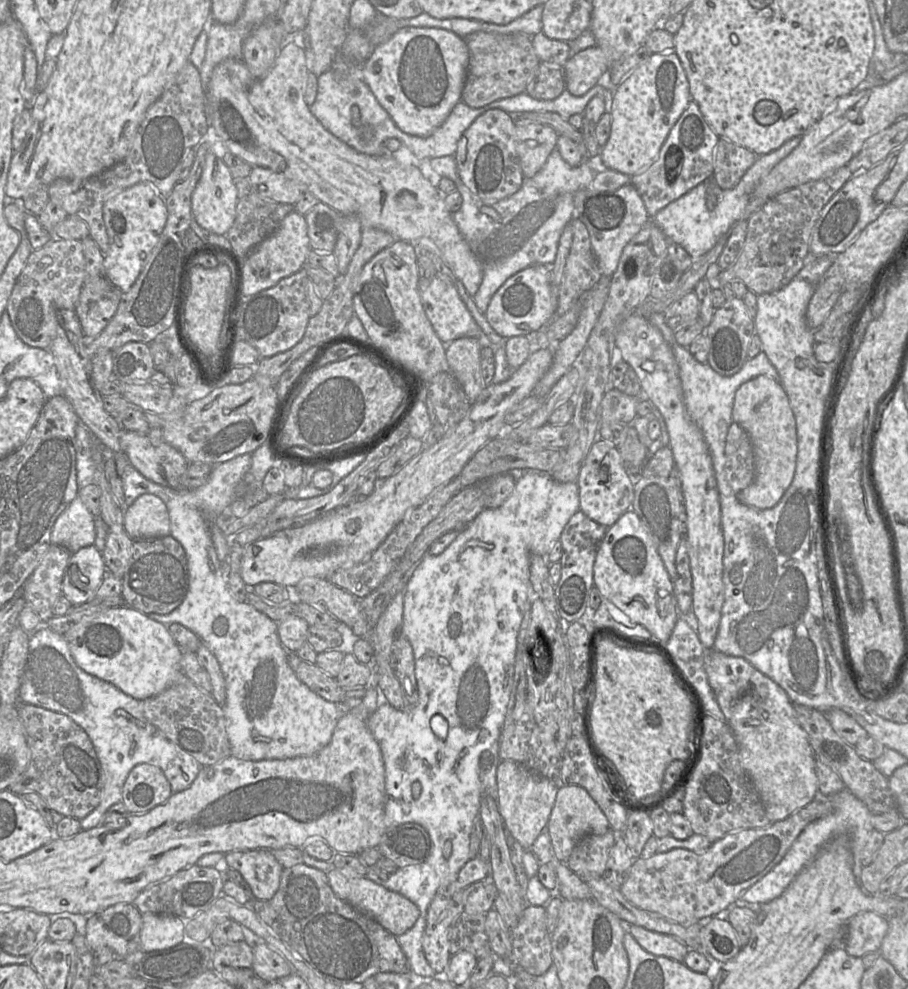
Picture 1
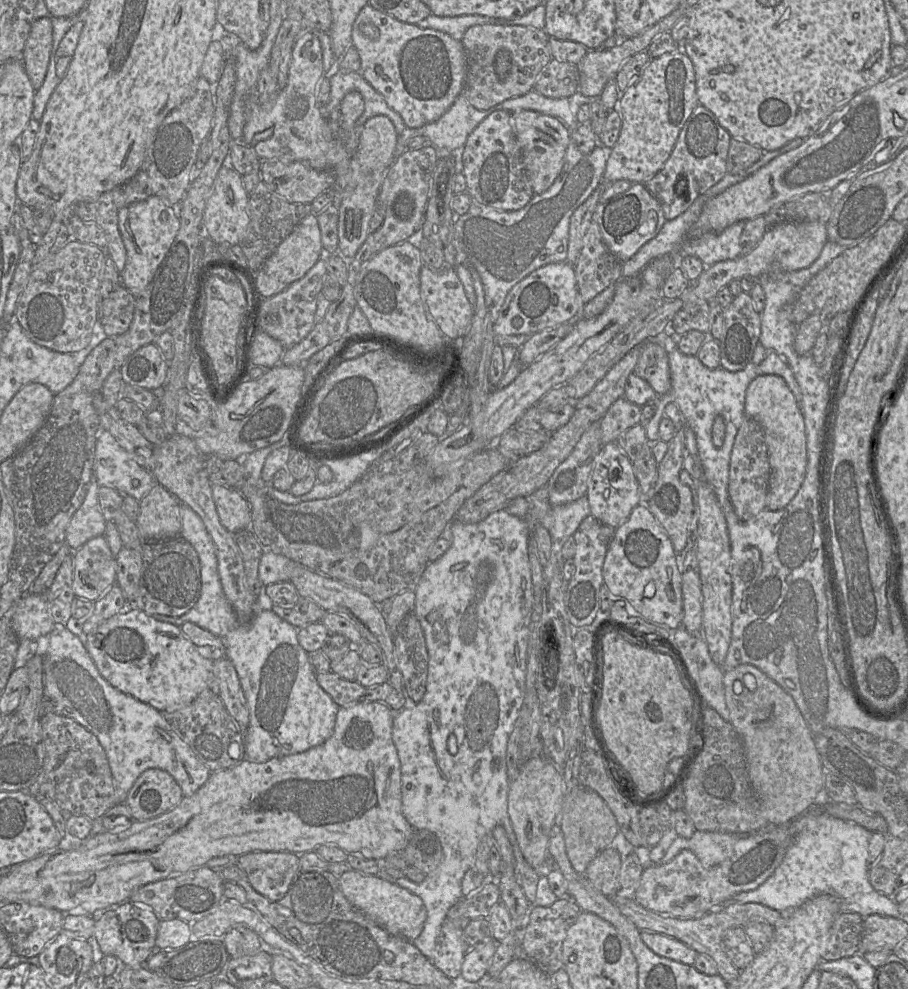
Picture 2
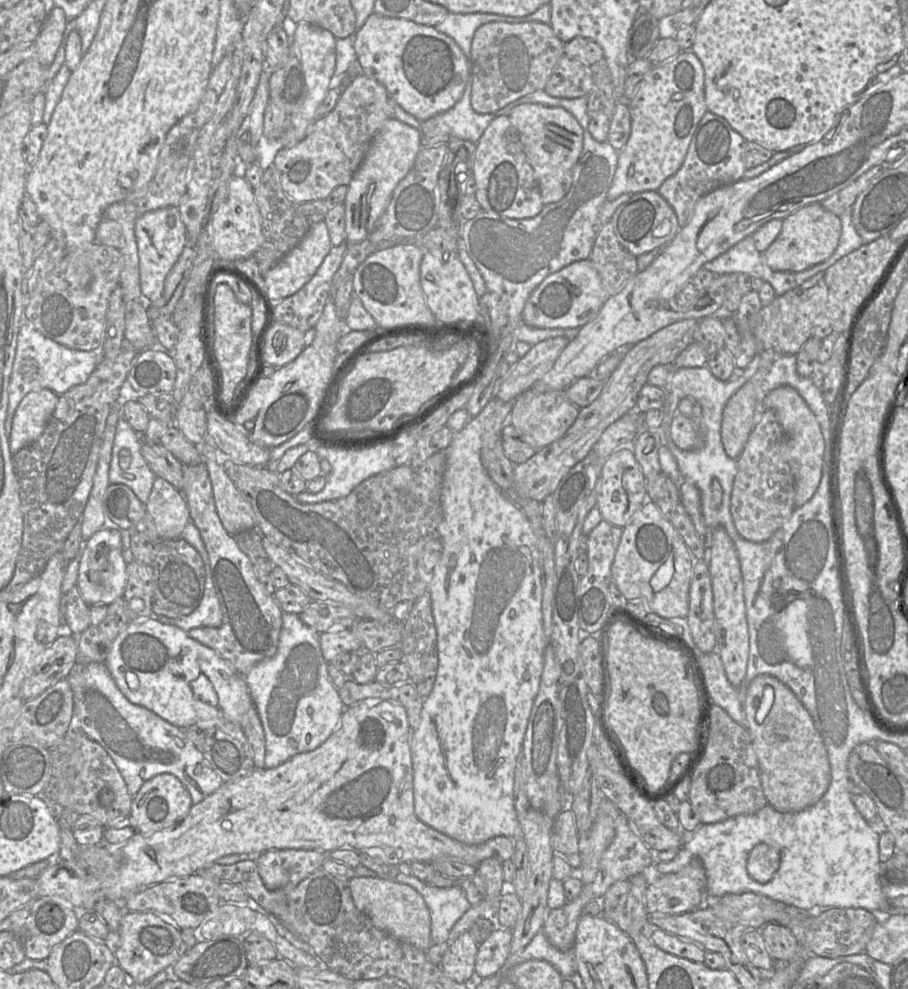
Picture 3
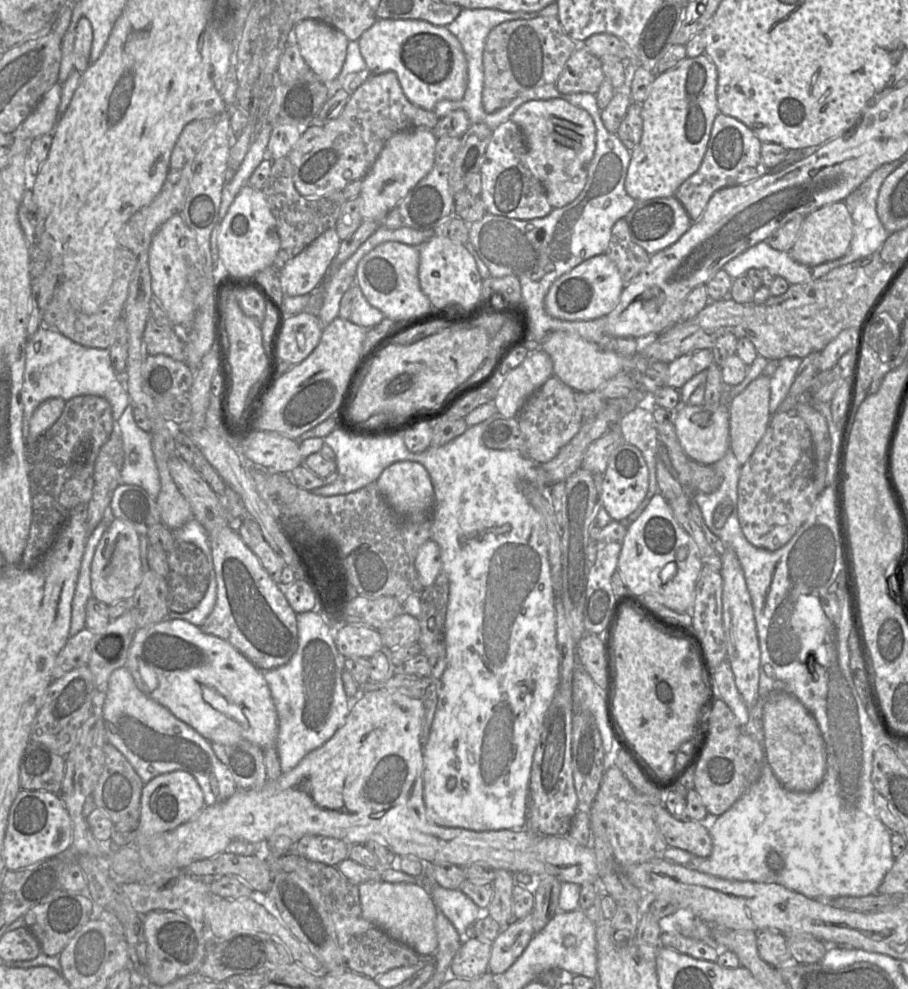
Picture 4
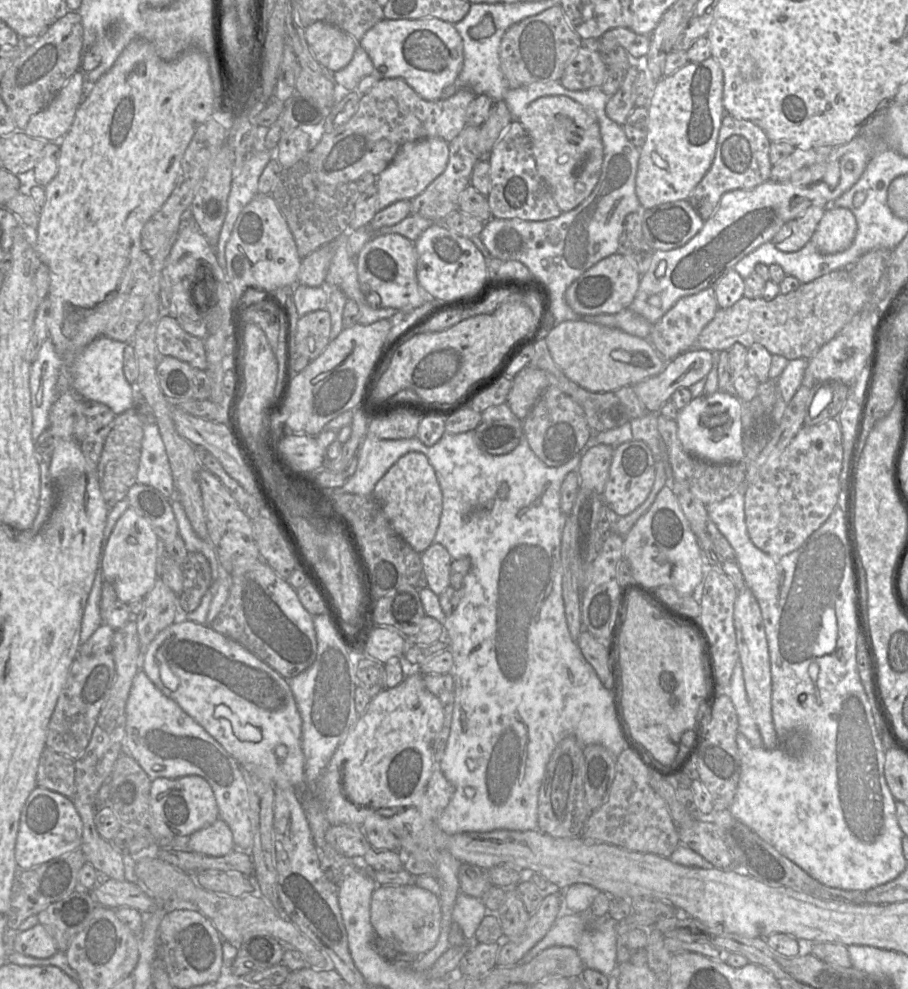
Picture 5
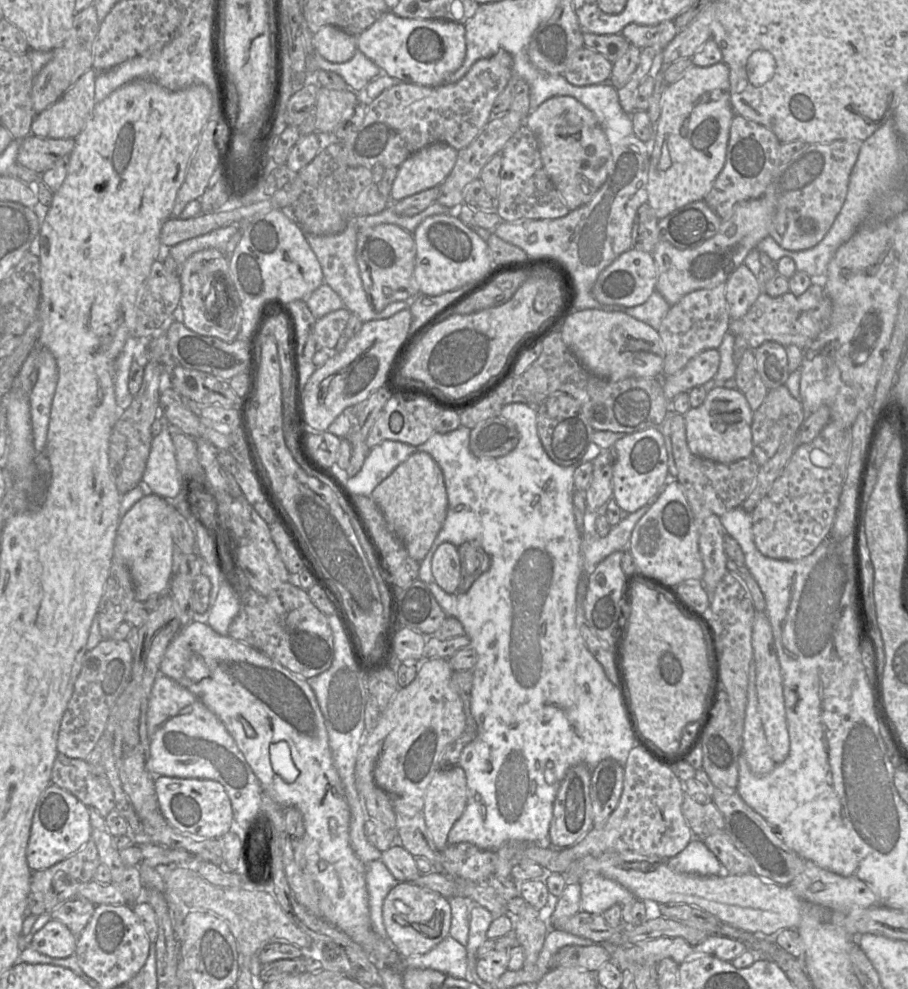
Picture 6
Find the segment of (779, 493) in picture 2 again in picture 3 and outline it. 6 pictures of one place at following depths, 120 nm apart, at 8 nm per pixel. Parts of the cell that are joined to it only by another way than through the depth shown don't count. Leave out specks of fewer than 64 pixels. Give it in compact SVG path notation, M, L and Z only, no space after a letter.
M789 385L771 390L762 403L767 410L775 412L787 436L785 459L790 465L795 481L795 508L801 507L813 497L822 477L825 442L820 425L805 400Z

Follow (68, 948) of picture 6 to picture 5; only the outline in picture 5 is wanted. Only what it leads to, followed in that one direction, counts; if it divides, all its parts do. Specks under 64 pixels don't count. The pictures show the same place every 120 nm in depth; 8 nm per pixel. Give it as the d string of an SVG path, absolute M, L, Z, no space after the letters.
M38 923L17 935L14 951L33 958L50 958L58 952L58 949L51 934Z

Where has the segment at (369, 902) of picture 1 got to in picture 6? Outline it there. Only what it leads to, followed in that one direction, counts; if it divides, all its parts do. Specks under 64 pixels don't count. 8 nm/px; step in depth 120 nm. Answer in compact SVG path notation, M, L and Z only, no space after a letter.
M398 882L386 896L382 907L386 939L402 957L422 955L449 936L451 907L449 899L414 883Z

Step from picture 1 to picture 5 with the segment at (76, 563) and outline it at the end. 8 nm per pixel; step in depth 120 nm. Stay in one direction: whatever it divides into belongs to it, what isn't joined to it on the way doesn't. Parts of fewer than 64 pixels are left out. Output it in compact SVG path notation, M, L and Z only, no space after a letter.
M129 507L119 518L103 547L100 560L103 580L112 583L119 601L128 603L143 598L153 589L159 578L158 562L165 555L164 544L135 509Z

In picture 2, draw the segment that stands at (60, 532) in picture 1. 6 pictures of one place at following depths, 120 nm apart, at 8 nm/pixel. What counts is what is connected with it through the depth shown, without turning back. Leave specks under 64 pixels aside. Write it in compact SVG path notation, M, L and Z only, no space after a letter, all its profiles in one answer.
M92 475L85 498L66 528L65 543L76 551L92 538L103 536L107 521L98 502L100 486Z

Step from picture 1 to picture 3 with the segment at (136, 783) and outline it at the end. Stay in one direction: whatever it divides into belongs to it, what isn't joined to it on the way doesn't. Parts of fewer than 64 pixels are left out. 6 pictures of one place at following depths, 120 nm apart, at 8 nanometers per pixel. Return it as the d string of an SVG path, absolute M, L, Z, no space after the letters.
M161 773L147 780L133 795L130 817L137 831L150 834L171 827L190 811L193 801L183 783L171 773Z

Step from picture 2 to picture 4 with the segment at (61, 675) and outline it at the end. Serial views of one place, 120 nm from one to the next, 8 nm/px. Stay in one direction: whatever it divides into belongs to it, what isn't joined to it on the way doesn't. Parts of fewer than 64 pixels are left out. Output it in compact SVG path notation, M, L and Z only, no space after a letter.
M126 667L110 675L103 718L107 742L127 758L145 784L169 772L189 772L201 787L206 805L224 802L238 790L231 772L218 759L211 742L144 694Z

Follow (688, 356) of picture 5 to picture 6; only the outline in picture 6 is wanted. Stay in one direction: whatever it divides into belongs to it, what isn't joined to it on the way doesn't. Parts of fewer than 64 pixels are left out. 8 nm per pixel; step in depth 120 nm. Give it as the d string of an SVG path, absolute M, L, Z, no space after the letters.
M709 349L692 358L679 372L661 376L665 396L672 401L681 393L688 393L714 379L720 364L717 349Z

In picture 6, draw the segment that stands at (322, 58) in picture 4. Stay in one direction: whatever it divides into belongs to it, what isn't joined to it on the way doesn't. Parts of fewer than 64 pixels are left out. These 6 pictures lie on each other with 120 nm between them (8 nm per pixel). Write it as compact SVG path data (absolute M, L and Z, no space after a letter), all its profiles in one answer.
M333 25L322 26L312 35L314 49L326 60L343 63L350 60L357 47L357 35Z

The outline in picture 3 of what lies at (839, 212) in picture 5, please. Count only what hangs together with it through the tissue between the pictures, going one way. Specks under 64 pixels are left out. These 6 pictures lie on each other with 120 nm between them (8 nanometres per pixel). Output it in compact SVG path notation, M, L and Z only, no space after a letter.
M821 203L804 206L782 220L778 237L763 253L766 264L775 271L800 272L827 260L836 250L842 232L841 219Z

